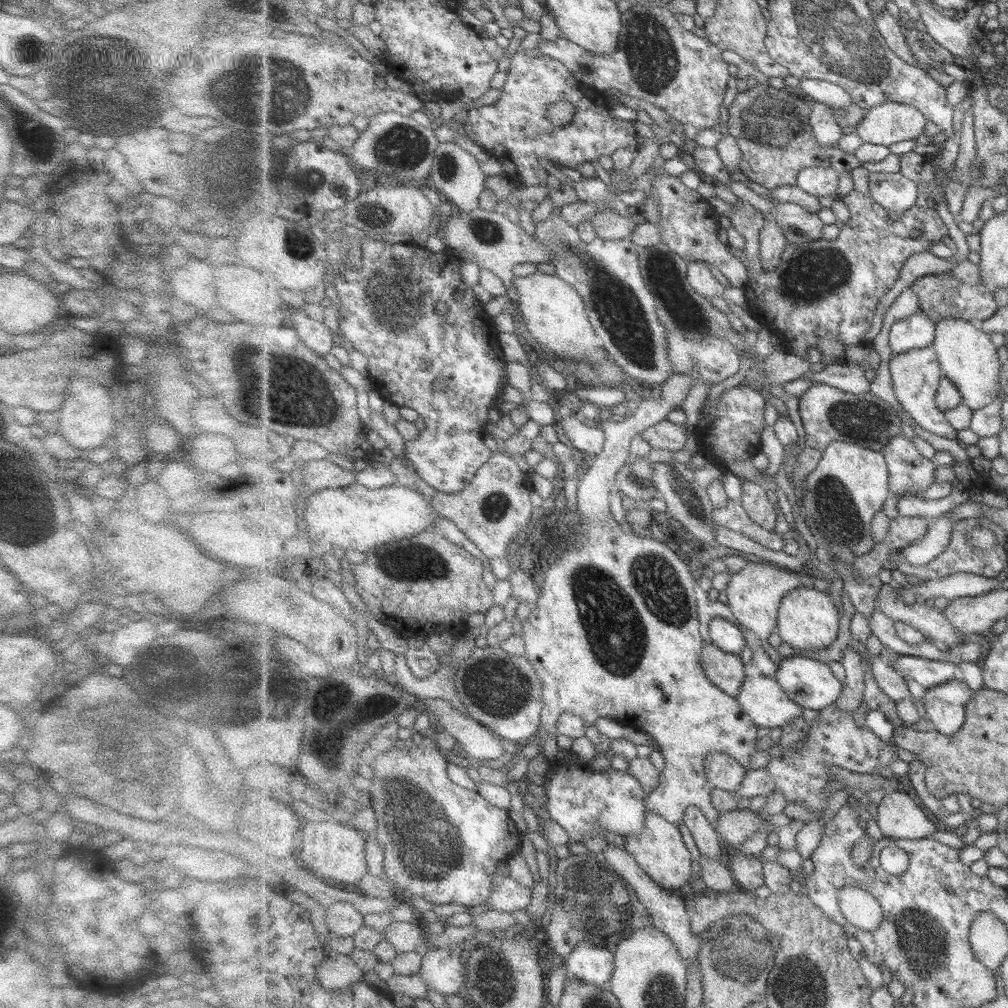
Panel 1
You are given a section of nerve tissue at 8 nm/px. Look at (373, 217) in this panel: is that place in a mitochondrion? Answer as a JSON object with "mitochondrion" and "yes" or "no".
{"mitochondrion":"yes"}

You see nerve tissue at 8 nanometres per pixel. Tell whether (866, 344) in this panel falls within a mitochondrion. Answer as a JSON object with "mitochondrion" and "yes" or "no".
{"mitochondrion":"no"}

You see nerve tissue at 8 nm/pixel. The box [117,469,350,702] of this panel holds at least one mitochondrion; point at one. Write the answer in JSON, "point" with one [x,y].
{"point":[282,665]}

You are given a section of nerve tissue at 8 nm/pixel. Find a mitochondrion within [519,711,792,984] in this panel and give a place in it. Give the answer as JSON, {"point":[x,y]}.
{"point":[600,904]}

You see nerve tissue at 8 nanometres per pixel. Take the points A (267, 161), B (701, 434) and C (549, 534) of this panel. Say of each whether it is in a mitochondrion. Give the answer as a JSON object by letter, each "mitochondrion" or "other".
{"A":"mitochondrion","B":"other","C":"other"}

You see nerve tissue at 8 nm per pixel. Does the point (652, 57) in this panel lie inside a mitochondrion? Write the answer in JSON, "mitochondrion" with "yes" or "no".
{"mitochondrion":"yes"}

